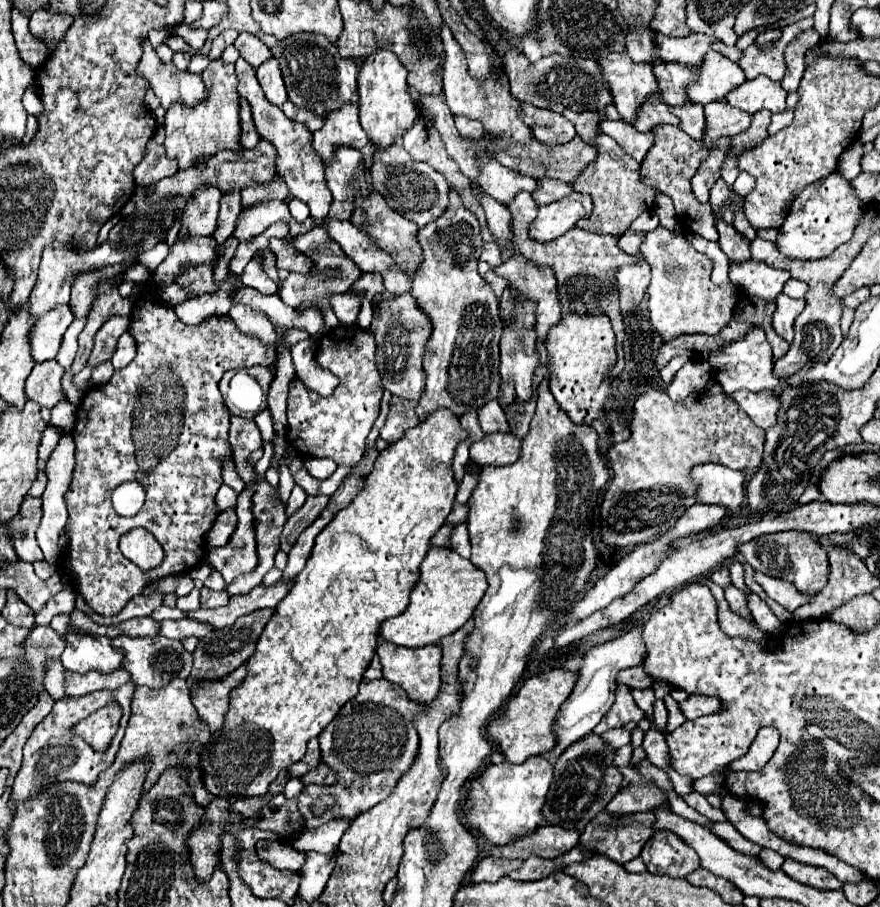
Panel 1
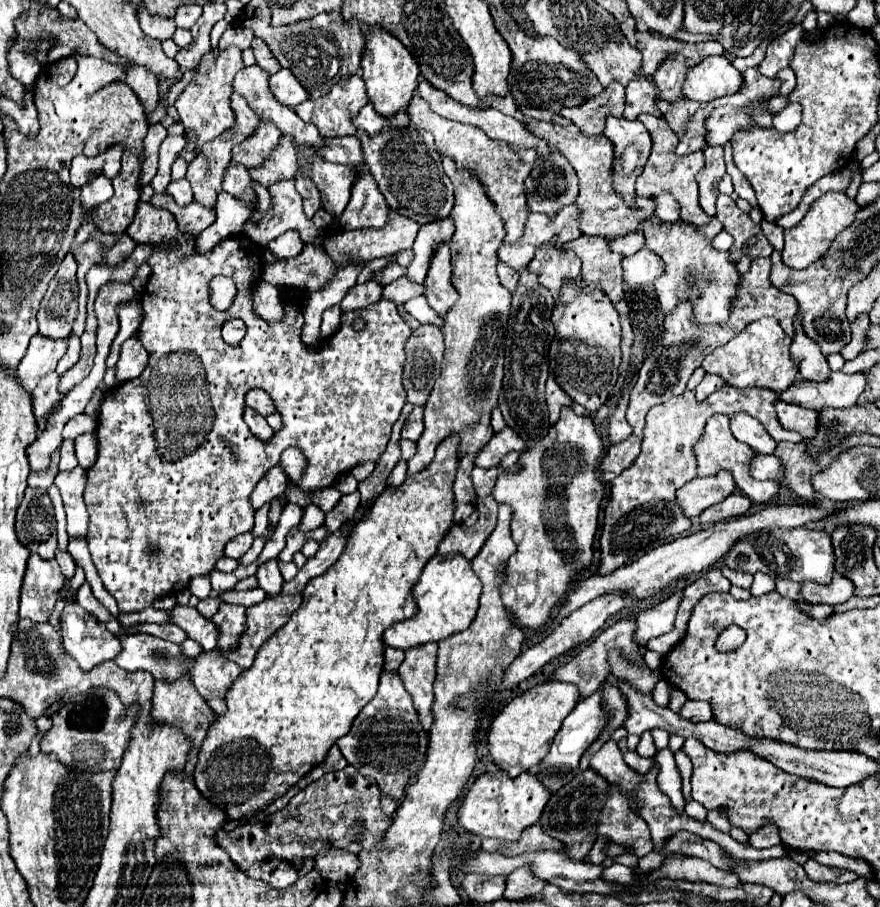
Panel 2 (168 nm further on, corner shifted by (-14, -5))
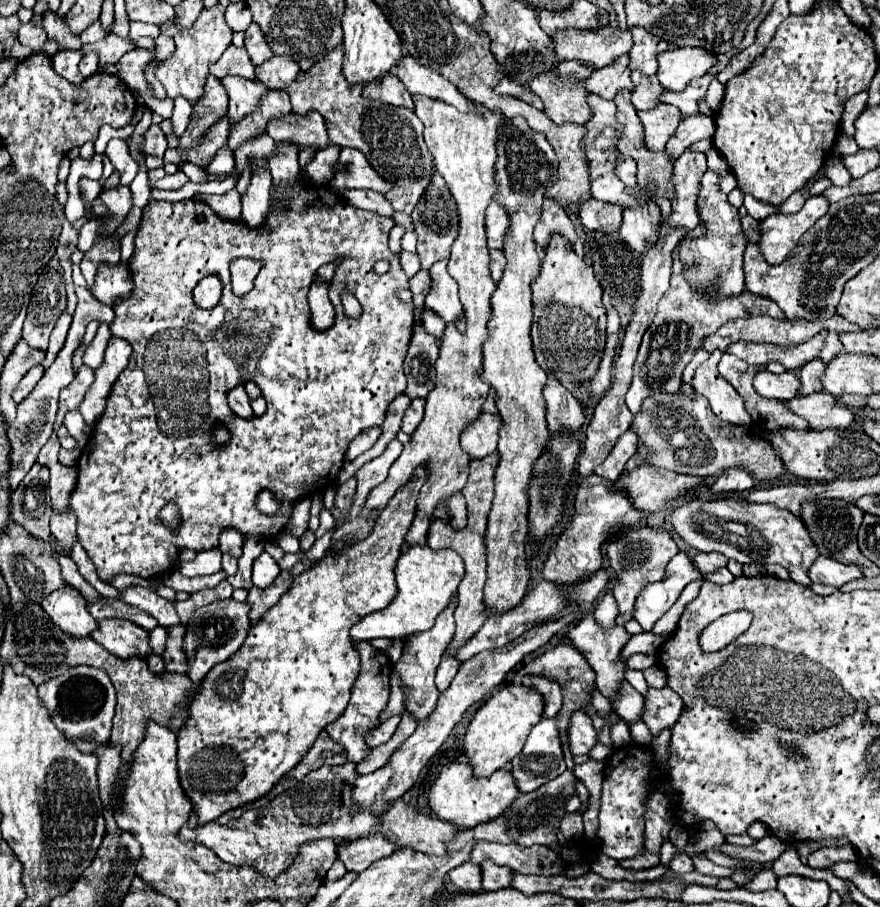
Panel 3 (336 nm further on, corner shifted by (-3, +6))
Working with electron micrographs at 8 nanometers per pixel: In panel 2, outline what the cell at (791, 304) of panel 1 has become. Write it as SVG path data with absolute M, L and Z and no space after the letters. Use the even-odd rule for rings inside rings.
M796 319L796 337L792 343L792 357L800 359L798 373L806 381L824 381L830 375L830 367L826 363L826 357L820 353L820 347L812 343L802 331L800 319Z

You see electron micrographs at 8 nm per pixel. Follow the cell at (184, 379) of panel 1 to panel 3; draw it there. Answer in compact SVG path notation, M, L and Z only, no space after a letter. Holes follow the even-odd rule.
M301 184L295 190L291 190L287 200L287 210L285 214L271 214L267 216L265 226L261 228L249 228L245 222L235 220L235 222L227 222L221 220L209 206L195 202L195 200L183 200L183 202L155 202L149 200L149 204L143 208L143 218L141 218L141 230L135 236L135 254L129 262L129 270L131 270L131 278L133 278L133 292L127 300L119 302L113 306L115 310L115 320L109 326L113 336L117 338L125 338L131 346L133 346L133 354L131 360L127 364L127 368L119 374L119 378L115 380L111 394L107 396L107 408L103 412L103 416L95 422L93 426L93 434L89 438L89 444L85 446L85 450L81 452L79 464L77 464L77 484L75 490L71 494L71 512L77 516L77 538L81 542L81 546L87 550L89 558L93 560L97 574L103 582L111 582L115 576L119 574L135 574L141 578L163 578L167 572L173 572L179 560L179 554L183 550L195 550L195 552L203 552L209 548L217 548L217 536L223 528L235 528L241 534L259 534L265 536L267 540L271 540L273 536L277 536L283 526L287 524L291 510L293 510L293 502L305 494L315 494L317 490L327 490L339 476L339 470L343 466L345 460L345 452L347 446L351 444L351 440L361 434L367 428L373 426L381 426L385 420L385 412L387 406L405 392L405 374L403 374L403 358L407 352L407 344L409 344L409 336L413 330L413 310L411 306L403 304L399 298L395 298L395 288L397 286L409 286L407 284L407 274L403 272L403 268L399 268L399 258L395 254L389 252L387 248L387 240L389 240L389 230L395 226L391 218L383 218L379 214L367 212L367 210L359 210L353 208L351 204L347 204L341 196L329 192L329 186L313 186L313 184ZM203 216L205 220L199 222L197 218ZM237 258L253 258L253 260L263 260L263 268L259 272L259 276L255 278L253 290L247 292L245 296L235 296L231 292L231 272L229 266L233 260ZM333 258L341 258L339 268L335 270L335 286L339 290L339 296L335 294L335 324L329 330L315 330L309 324L309 306L307 306L307 290L311 286L311 280L315 276L315 270L321 264L331 262ZM377 260L387 260L391 264L387 274L377 274L373 272L373 264ZM209 274L217 274L221 280L225 280L223 286L223 296L219 300L219 304L211 310L203 310L193 302L193 288L197 286L197 282ZM343 292L351 292L355 294L355 298L359 300L359 304L363 306L363 314L357 320L351 320L343 314L343 306L341 306L341 294ZM245 328L251 328L251 342L241 342L241 332L245 332ZM241 344L249 344L249 356L237 356L237 348L241 348ZM145 352L149 352L149 372L145 372ZM243 382L255 382L259 386L262 397L267 400L267 412L259 418L237 418L229 406L227 406L227 394L231 388L235 388L237 384ZM217 424L223 424L229 434L231 440L225 446L215 446L215 442L211 440L211 432ZM259 490L271 490L277 500L281 502L281 508L275 516L265 516L261 512L257 512L255 508L255 494ZM169 504L179 504L179 514L181 514L181 522L177 526L177 530L167 528L161 520L159 520L159 512Z

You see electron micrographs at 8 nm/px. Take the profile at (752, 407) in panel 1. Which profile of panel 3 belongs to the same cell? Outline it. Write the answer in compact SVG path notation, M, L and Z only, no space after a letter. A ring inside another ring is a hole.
M819 392L813 396L799 396L793 400L785 400L785 406L797 416L809 422L809 428L825 430L825 428L849 428L853 424L853 412L845 412L845 408L837 408L833 404L833 396L827 392Z

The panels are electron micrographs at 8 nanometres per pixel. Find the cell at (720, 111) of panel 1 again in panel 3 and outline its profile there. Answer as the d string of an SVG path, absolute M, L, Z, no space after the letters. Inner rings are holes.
M659 104L653 112L639 112L639 118L645 126L645 144L651 150L665 150L667 140L681 122L681 110L677 106Z

